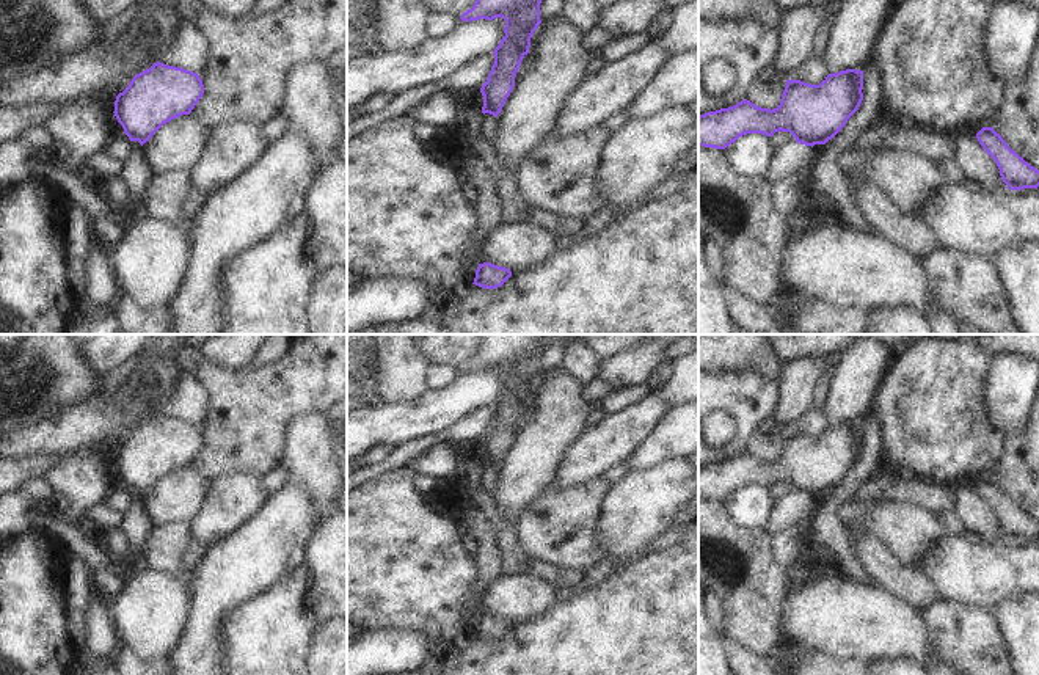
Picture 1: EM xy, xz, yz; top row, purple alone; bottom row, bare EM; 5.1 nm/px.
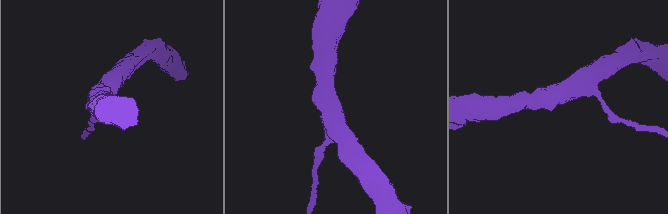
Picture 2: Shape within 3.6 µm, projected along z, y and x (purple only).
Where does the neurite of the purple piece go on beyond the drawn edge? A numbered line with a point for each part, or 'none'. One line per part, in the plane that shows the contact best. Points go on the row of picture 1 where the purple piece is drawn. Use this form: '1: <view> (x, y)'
none

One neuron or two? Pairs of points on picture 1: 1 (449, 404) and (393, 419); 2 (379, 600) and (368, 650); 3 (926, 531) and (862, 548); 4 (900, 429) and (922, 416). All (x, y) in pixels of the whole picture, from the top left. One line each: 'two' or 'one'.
1: one
2: two
3: two
4: one

